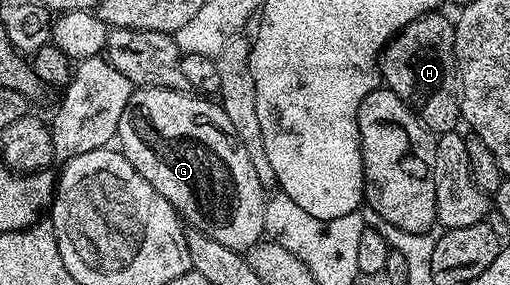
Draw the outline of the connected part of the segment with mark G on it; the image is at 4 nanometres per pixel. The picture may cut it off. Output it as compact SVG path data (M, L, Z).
M164 87L132 90L119 118L117 143L133 169L173 205L184 224L240 253L264 238L265 189L218 102Z

